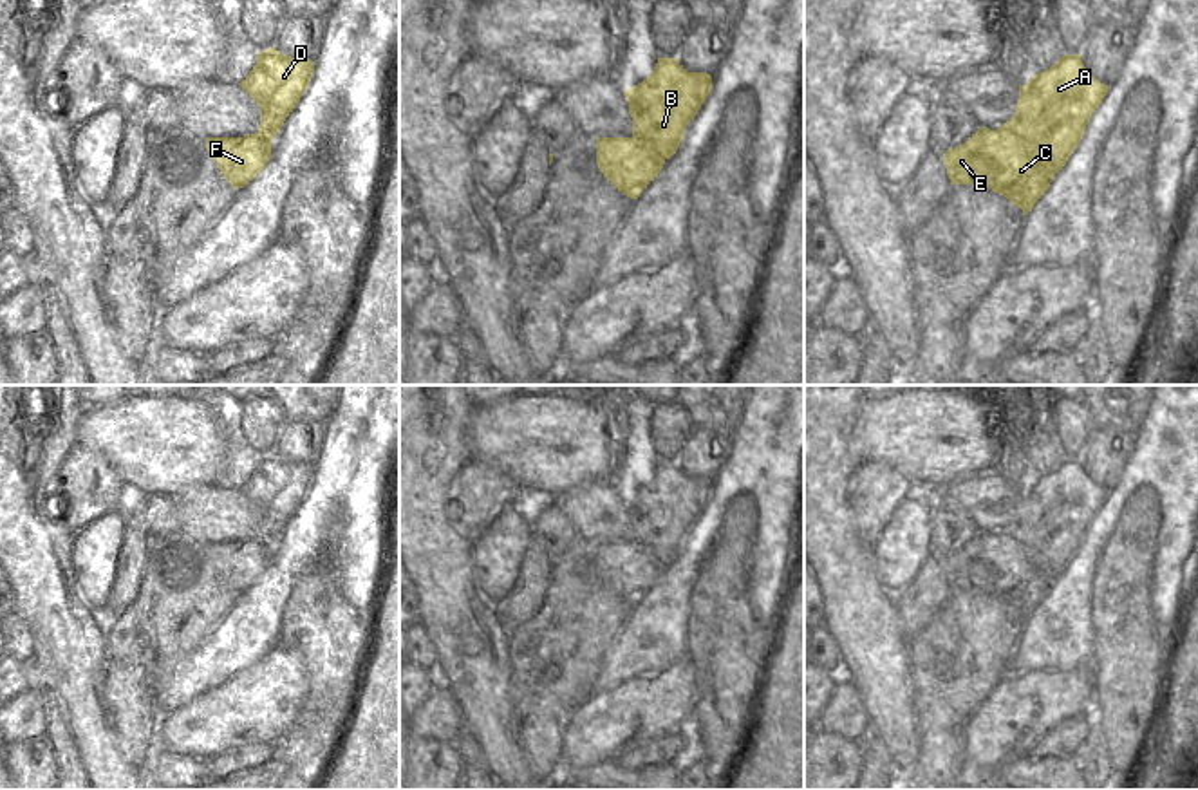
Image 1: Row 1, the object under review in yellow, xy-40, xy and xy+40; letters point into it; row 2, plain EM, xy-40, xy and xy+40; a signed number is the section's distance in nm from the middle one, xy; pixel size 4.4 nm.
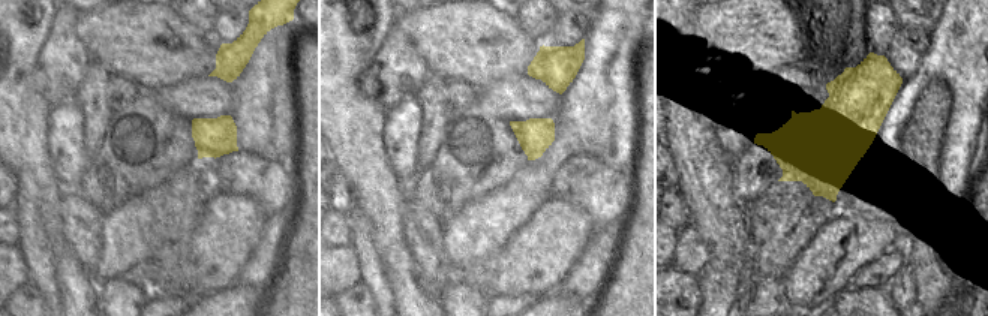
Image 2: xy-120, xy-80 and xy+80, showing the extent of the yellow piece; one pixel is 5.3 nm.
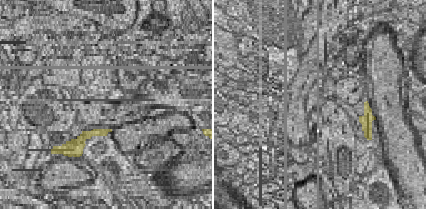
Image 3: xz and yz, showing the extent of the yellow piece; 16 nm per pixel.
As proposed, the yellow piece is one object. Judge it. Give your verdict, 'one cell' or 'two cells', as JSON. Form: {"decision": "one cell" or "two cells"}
{"decision": "two cells"}

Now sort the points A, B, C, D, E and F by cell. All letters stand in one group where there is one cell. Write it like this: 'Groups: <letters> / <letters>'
Groups: A B D / C E F.

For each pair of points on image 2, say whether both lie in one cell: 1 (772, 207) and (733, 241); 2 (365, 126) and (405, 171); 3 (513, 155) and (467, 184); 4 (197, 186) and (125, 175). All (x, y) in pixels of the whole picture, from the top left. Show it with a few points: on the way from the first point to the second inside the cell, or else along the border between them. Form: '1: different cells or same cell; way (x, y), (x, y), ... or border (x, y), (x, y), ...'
1: different cells; border (742, 205), (748, 234), (750, 264)
2: different cells; border (384, 114), (384, 155), (399, 180)
3: same cell; way (501, 159), (479, 178)
4: different cells; border (197, 165), (185, 165), (140, 195)

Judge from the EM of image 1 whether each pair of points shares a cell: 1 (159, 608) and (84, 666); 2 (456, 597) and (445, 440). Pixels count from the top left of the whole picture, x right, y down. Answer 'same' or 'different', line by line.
1: different
2: same

